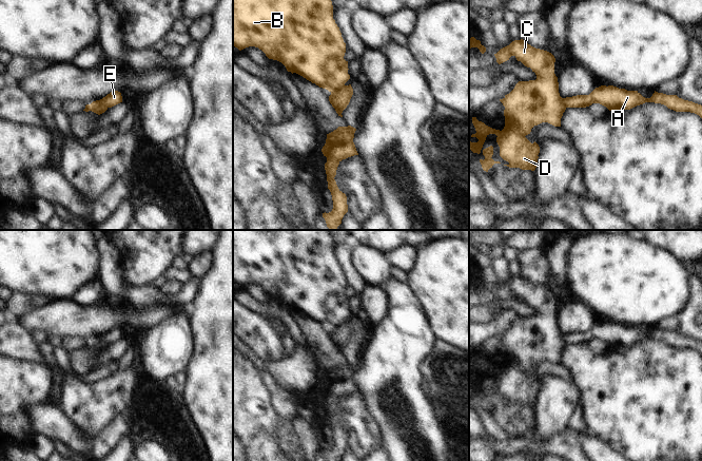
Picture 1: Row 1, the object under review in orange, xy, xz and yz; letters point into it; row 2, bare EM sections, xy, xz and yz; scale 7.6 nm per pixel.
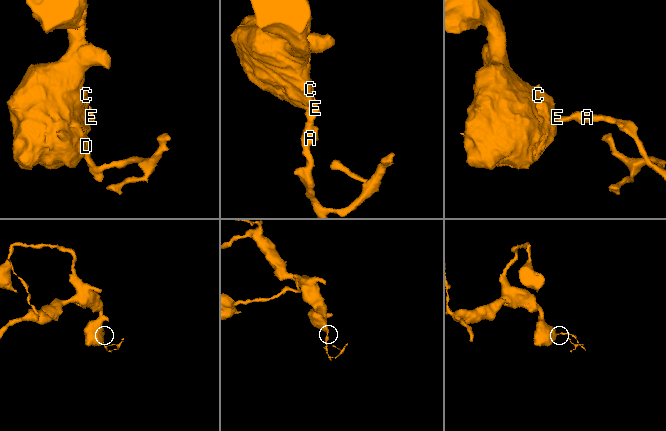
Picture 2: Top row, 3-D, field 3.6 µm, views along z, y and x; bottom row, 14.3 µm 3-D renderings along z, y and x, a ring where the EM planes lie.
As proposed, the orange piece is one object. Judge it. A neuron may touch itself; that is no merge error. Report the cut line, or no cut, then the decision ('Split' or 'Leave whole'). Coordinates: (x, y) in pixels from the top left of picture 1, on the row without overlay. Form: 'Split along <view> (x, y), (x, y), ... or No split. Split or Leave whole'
Split along xz (344, 321), (331, 328). Split

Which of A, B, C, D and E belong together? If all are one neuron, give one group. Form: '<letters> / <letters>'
A E / B C D

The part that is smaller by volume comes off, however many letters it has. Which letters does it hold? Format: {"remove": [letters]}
{"remove": ["A", "E"]}

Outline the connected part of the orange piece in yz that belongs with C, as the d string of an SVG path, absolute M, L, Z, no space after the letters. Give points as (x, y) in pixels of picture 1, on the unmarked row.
M514 276L509 282L501 285L494 290L496 299L499 301L509 296L511 292L514 292L518 297L521 297L525 303L530 304L535 309L537 315L529 318L519 318L514 325L500 338L505 343L505 363L502 367L492 365L486 362L484 359L479 358L476 353L472 353L472 360L475 364L476 369L472 370L471 373L476 373L477 379L469 378L469 385L473 389L480 390L481 388L485 392L485 396L480 396L484 407L488 408L494 400L501 400L494 398L491 393L493 391L493 383L490 382L486 385L482 385L489 370L495 370L496 379L500 383L500 392L508 398L509 404L520 404L522 406L534 407L538 402L538 395L540 389L540 383L534 378L531 380L525 372L530 370L531 365L542 359L548 359L554 363L561 363L561 354L566 346L563 341L563 334L559 329L558 313L554 310L554 292L544 286L535 285L528 281L525 276Z

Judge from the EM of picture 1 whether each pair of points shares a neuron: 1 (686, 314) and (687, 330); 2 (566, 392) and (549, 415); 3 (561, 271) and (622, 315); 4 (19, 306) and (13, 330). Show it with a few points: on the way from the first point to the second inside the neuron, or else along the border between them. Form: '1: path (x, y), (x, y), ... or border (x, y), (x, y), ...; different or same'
1: path (687, 319), (687, 326); same
2: path (561, 398), (556, 403), (553, 409); same
3: border (568, 251), (567, 277), (570, 284); different
4: border (11, 312), (16, 318); different

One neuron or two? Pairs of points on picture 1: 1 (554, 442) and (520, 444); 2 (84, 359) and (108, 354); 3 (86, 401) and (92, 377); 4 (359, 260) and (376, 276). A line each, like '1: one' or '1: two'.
1: one
2: one
3: two
4: one

